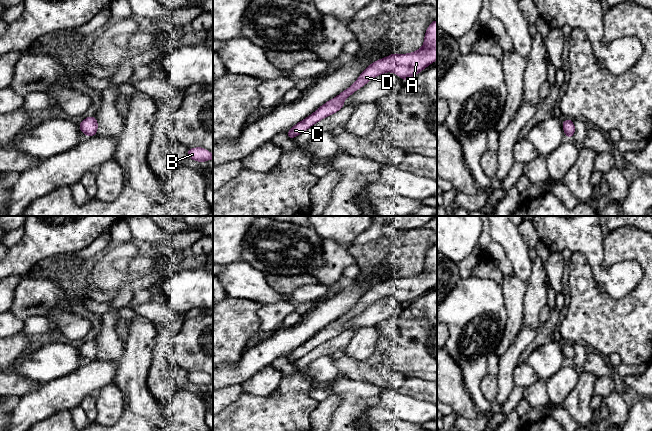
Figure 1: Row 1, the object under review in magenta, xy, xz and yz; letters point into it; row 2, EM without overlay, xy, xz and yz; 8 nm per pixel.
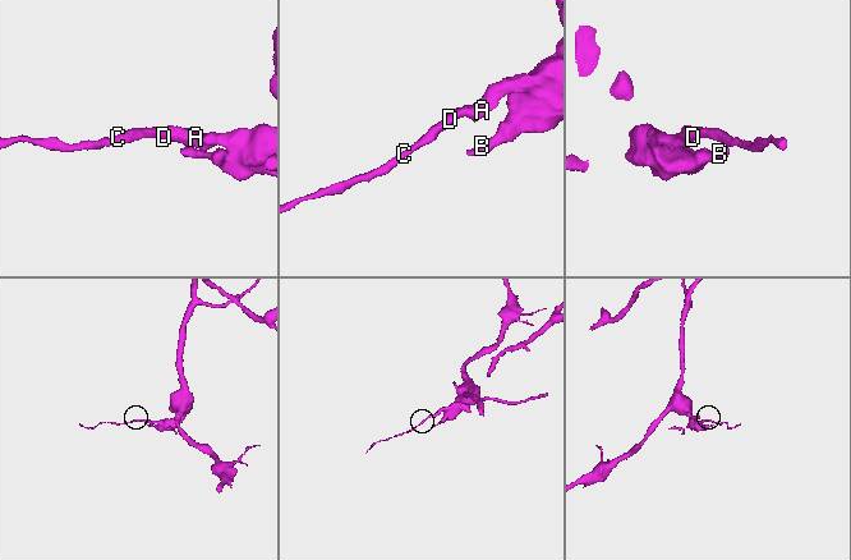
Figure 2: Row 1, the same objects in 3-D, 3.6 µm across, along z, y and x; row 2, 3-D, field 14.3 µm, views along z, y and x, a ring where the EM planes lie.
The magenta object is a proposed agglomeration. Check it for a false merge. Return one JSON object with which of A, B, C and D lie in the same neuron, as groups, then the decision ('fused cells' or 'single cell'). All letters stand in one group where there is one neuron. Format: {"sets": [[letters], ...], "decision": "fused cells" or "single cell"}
{"sets": [["A", "B", "C", "D"]], "decision": "single cell"}

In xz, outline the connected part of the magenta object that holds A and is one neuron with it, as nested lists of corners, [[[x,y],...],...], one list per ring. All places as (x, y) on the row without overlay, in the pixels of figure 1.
[[[434,244],[427,252],[424,268],[419,274],[408,278],[393,277],[373,286],[348,313],[341,316],[337,321],[327,325],[313,338],[289,353],[289,356],[286,357],[287,361],[294,363],[313,348],[339,335],[344,330],[344,325],[348,320],[363,311],[374,301],[386,296],[394,296],[406,305],[417,299],[435,284],[437,284],[437,244]]]

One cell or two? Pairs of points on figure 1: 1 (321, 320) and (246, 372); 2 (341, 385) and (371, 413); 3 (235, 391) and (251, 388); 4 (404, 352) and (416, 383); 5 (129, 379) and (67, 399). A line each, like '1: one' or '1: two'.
1: one
2: two
3: two
4: two
5: two

